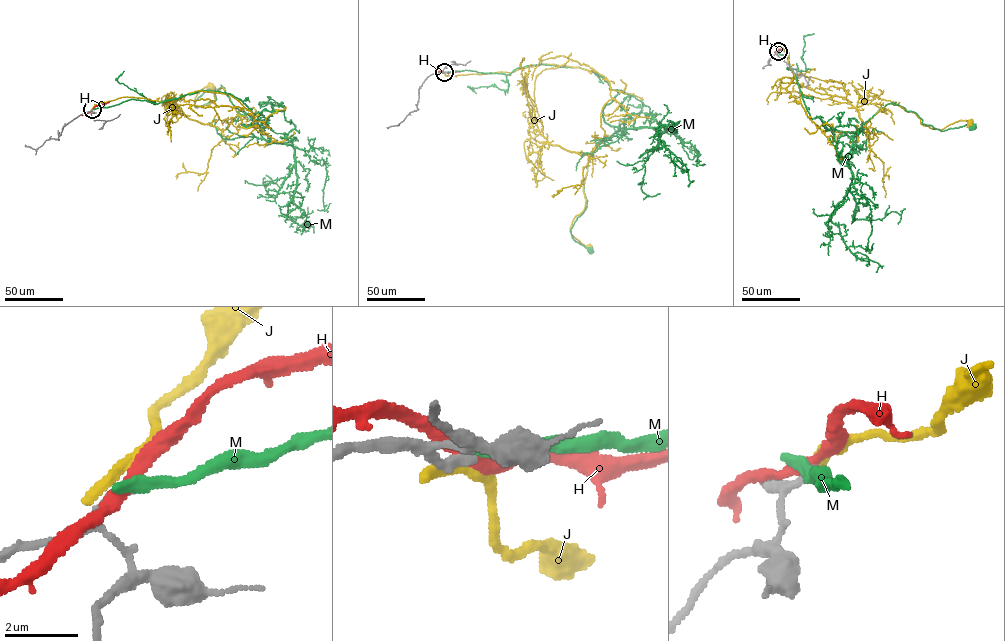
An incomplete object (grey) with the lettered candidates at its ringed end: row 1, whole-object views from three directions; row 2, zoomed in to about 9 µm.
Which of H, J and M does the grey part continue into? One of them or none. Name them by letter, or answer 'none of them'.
none of them

